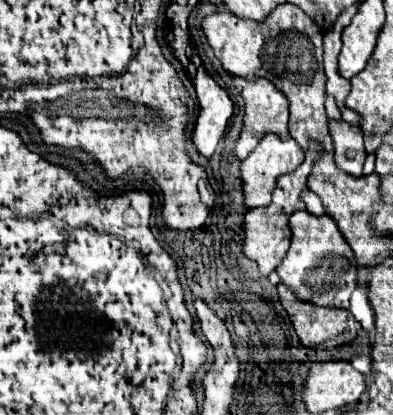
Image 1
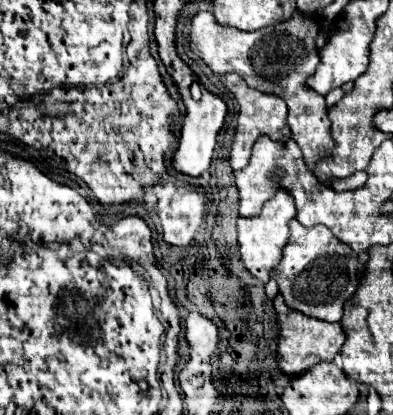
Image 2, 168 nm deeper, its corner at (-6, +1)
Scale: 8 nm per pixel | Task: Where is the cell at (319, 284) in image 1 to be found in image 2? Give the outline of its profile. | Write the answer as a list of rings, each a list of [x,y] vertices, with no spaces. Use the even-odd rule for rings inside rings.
[[[296,218],[288,222],[290,228],[290,238],[288,244],[282,250],[282,260],[274,268],[272,278],[278,282],[280,294],[284,296],[284,302],[292,308],[298,310],[310,318],[326,320],[326,322],[340,322],[342,312],[344,312],[344,302],[352,298],[356,292],[354,288],[358,286],[358,276],[348,276],[348,272],[342,272],[342,276],[332,276],[330,280],[342,280],[342,284],[328,284],[322,282],[328,272],[316,270],[312,266],[312,260],[318,260],[322,254],[326,254],[326,244],[328,244],[328,228],[316,226],[316,228],[304,228]],[[346,274],[346,278],[344,278]]]

